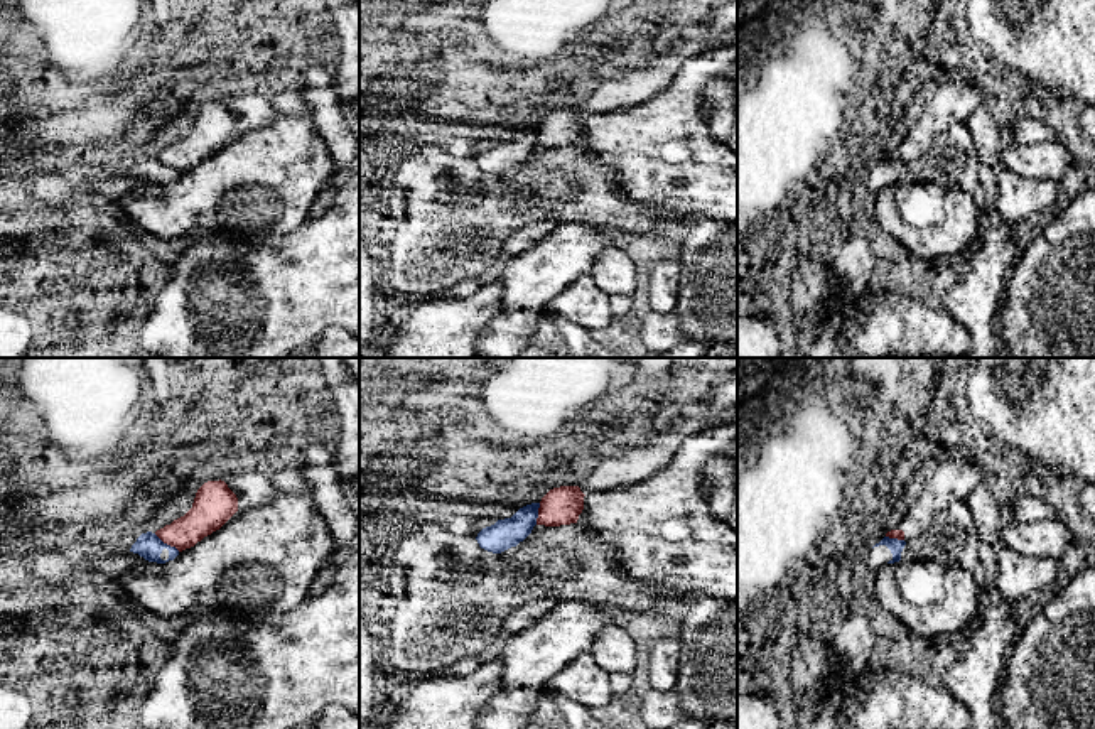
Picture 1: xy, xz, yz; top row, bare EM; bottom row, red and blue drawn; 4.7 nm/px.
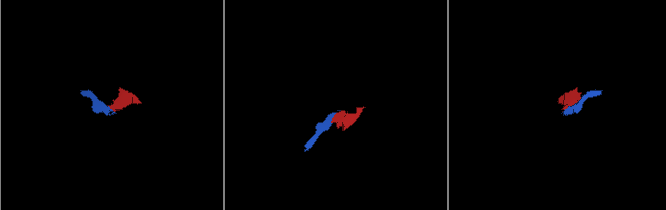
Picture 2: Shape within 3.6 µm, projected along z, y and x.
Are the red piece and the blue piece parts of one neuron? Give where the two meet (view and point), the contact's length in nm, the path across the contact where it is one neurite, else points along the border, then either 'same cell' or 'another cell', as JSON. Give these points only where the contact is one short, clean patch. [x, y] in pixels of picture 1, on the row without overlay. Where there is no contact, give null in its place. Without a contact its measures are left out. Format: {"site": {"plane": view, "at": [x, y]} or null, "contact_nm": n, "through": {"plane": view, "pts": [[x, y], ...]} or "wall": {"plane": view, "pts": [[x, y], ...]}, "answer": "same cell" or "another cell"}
{"site": {"plane": "xy", "at": [167, 166]}, "contact_nm": 150, "wall": {"plane": "xy", "pts": [[154, 156], [179, 172]]}, "answer": "another cell"}

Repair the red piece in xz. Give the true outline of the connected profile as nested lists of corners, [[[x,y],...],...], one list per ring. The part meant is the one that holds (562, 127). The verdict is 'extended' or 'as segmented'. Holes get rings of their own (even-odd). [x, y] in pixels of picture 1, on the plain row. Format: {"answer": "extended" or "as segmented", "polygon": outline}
{"answer": "extended", "polygon": [[[704,22],[692,29],[682,29],[682,35],[670,52],[653,54],[645,64],[607,79],[579,108],[550,111],[540,123],[531,155],[547,148],[577,145],[587,115],[623,110],[655,98],[670,84],[685,59],[734,40],[737,40],[737,27],[714,29],[712,22]]]}

